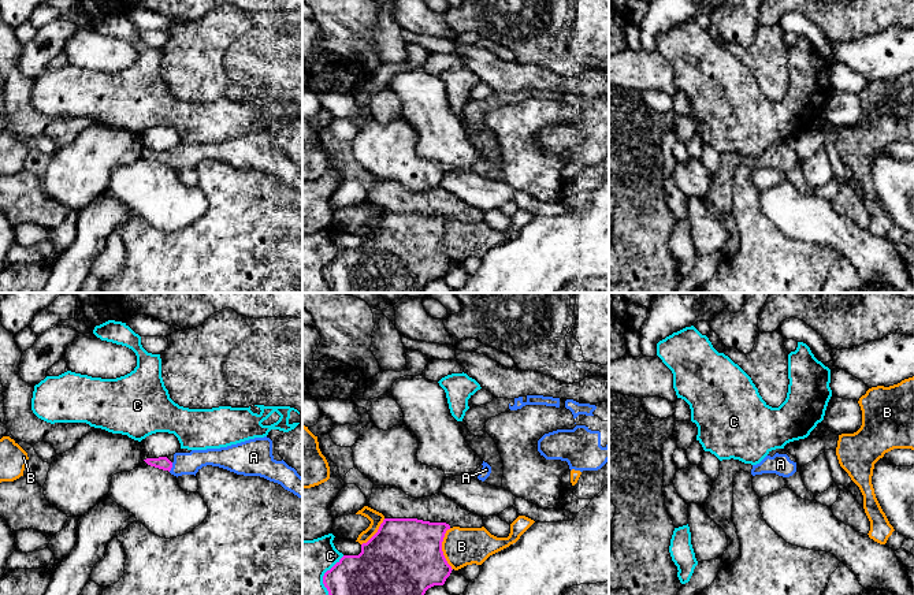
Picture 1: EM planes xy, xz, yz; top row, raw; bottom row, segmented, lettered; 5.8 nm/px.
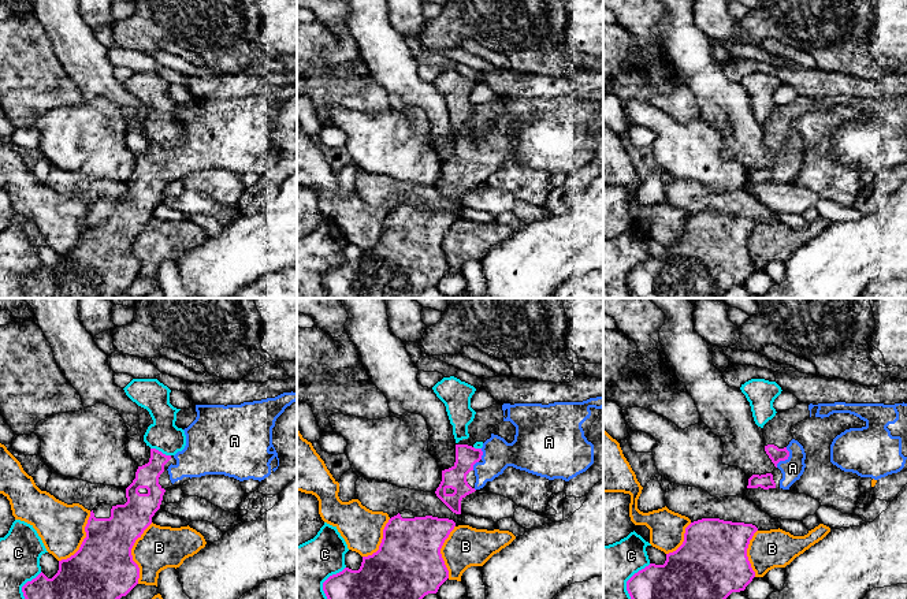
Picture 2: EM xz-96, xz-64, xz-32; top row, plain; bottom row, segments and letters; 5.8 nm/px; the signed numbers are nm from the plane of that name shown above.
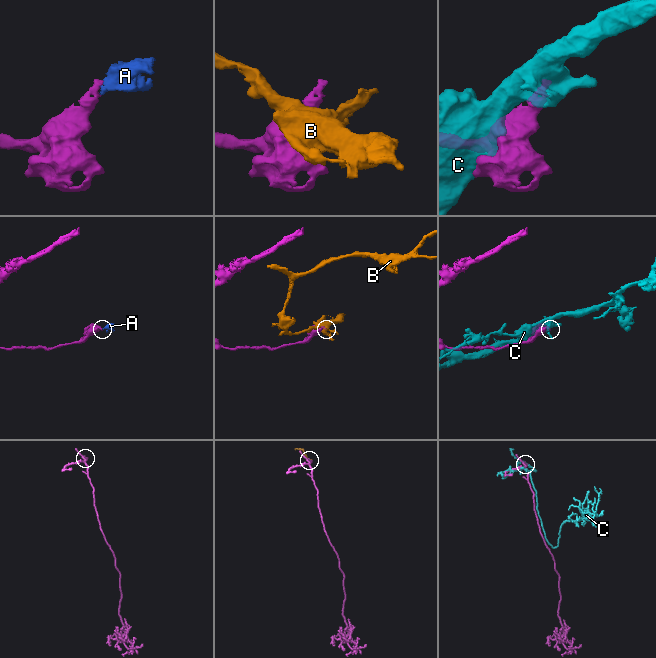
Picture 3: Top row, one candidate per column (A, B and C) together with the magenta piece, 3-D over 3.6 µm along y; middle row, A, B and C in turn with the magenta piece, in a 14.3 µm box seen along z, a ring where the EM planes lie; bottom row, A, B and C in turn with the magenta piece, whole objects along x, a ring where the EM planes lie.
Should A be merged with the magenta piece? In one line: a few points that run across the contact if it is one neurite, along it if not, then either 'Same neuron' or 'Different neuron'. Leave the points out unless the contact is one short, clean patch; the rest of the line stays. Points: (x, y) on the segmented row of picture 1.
Line: xy (162, 463), (171, 467), (179, 467), (184, 463). Same neuron

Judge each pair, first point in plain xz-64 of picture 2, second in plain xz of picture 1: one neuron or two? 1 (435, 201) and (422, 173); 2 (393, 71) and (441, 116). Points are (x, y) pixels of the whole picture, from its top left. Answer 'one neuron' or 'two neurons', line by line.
1: two neurons
2: one neuron

